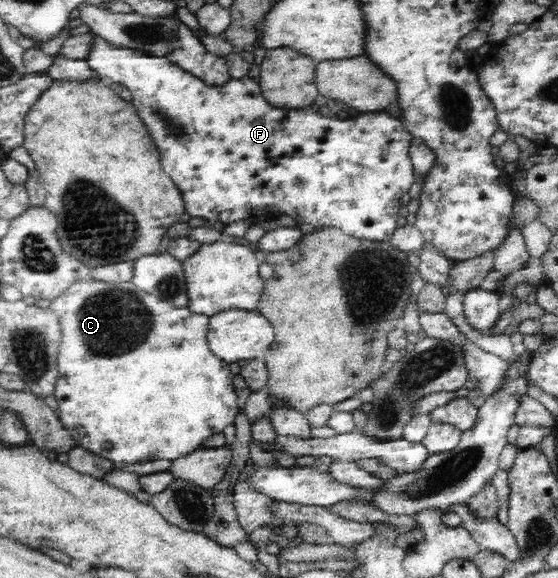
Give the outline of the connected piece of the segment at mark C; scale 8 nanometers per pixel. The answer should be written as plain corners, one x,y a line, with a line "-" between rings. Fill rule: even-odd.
95,278
77,280
53,298
50,309
57,315
62,330
62,340
57,362
59,379
53,396
58,402
58,416
65,429
73,434
78,447
89,450
97,456
108,458
114,464
131,464
131,462
149,462
149,460
170,460
181,458
202,448
205,440
214,434
221,433
227,426
233,425
238,414
237,394
233,380
235,375
230,370
229,362
213,354
207,340
210,317
197,314
185,308
177,308
172,302
161,300
158,296
139,290
132,281
123,283
103,282

